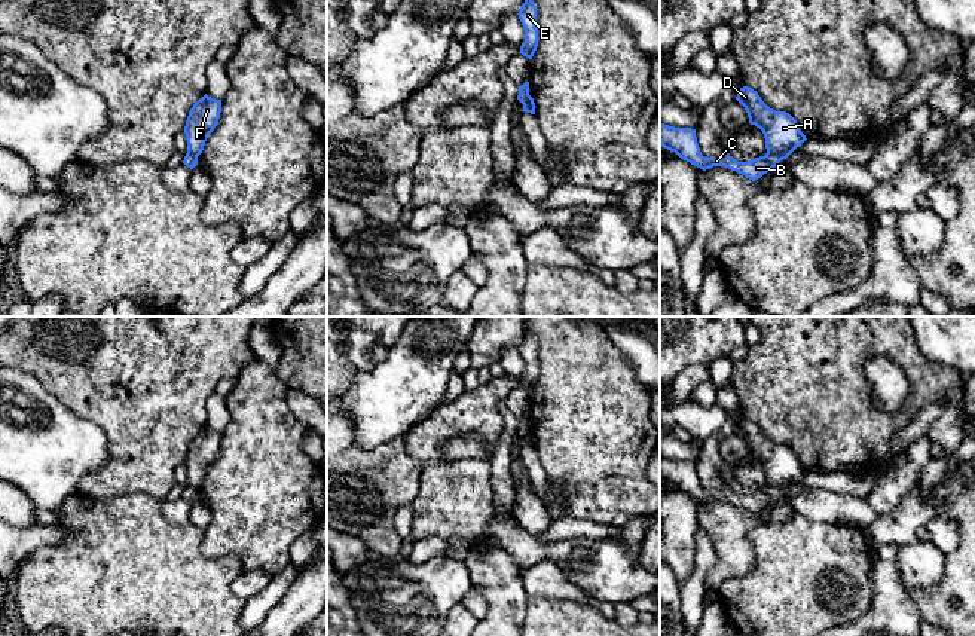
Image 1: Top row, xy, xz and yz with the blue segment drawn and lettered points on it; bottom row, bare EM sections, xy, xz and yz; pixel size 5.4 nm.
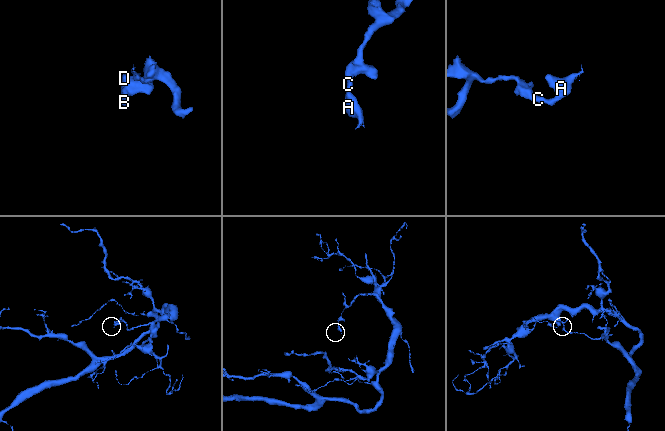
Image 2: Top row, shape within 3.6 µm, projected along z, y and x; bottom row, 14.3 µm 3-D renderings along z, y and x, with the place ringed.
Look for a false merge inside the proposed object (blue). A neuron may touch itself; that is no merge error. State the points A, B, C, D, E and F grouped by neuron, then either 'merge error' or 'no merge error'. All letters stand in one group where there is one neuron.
A D F / B C E | merge error

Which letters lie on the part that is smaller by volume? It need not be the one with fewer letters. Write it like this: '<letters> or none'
A, D, F

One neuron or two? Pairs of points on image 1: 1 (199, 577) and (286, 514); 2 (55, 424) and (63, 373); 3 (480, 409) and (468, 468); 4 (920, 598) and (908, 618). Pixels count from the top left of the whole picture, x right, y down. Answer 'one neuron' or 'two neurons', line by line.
1: two neurons
2: two neurons
3: one neuron
4: two neurons

